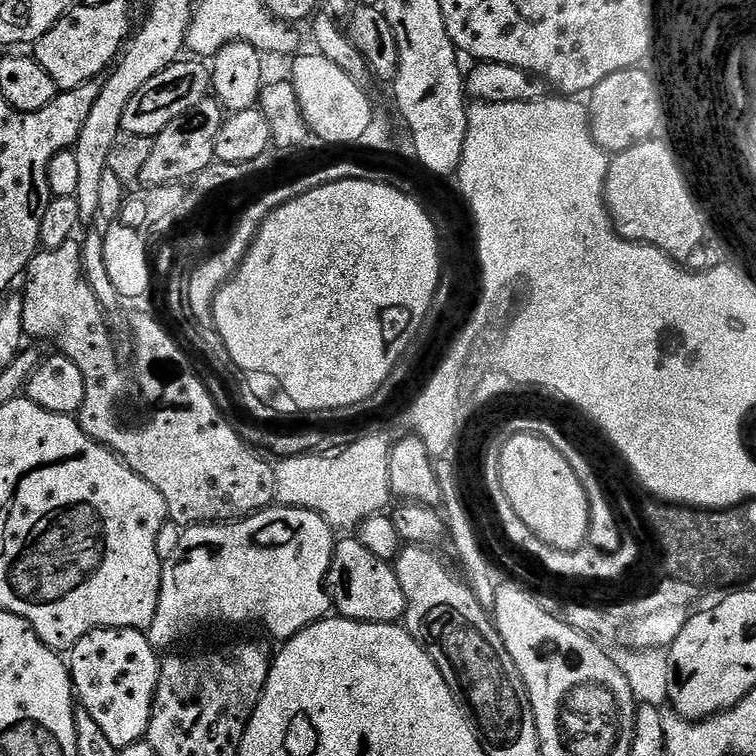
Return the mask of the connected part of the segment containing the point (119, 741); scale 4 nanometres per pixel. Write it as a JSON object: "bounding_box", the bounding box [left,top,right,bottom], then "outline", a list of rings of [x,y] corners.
{"bounding_box":[70,628,160,750],"outline":[[[95,628],[70,649],[72,687],[79,707],[88,711],[94,722],[98,722],[98,727],[102,729],[102,734],[106,734],[110,746],[119,750],[147,737],[152,703],[160,677],[160,662],[157,649],[153,648],[147,635],[138,628]]]}

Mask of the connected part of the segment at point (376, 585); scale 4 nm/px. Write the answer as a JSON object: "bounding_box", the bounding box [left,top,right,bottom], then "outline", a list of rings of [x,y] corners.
{"bounding_box":[326,538,406,624],"outline":[[[359,538],[337,539],[326,587],[333,609],[346,620],[358,620],[362,624],[391,624],[399,621],[406,610],[406,594],[402,594],[395,567],[387,560],[374,558]]]}

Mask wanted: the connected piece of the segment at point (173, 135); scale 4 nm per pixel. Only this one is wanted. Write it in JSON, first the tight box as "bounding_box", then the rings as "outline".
{"bounding_box":[139,98,226,189],"outline":[[[209,98],[198,102],[186,114],[174,118],[155,136],[150,150],[150,159],[142,166],[139,183],[145,189],[157,188],[163,184],[179,185],[179,180],[191,181],[200,171],[206,170],[216,160],[218,130],[222,130],[226,109],[219,100]]]}

